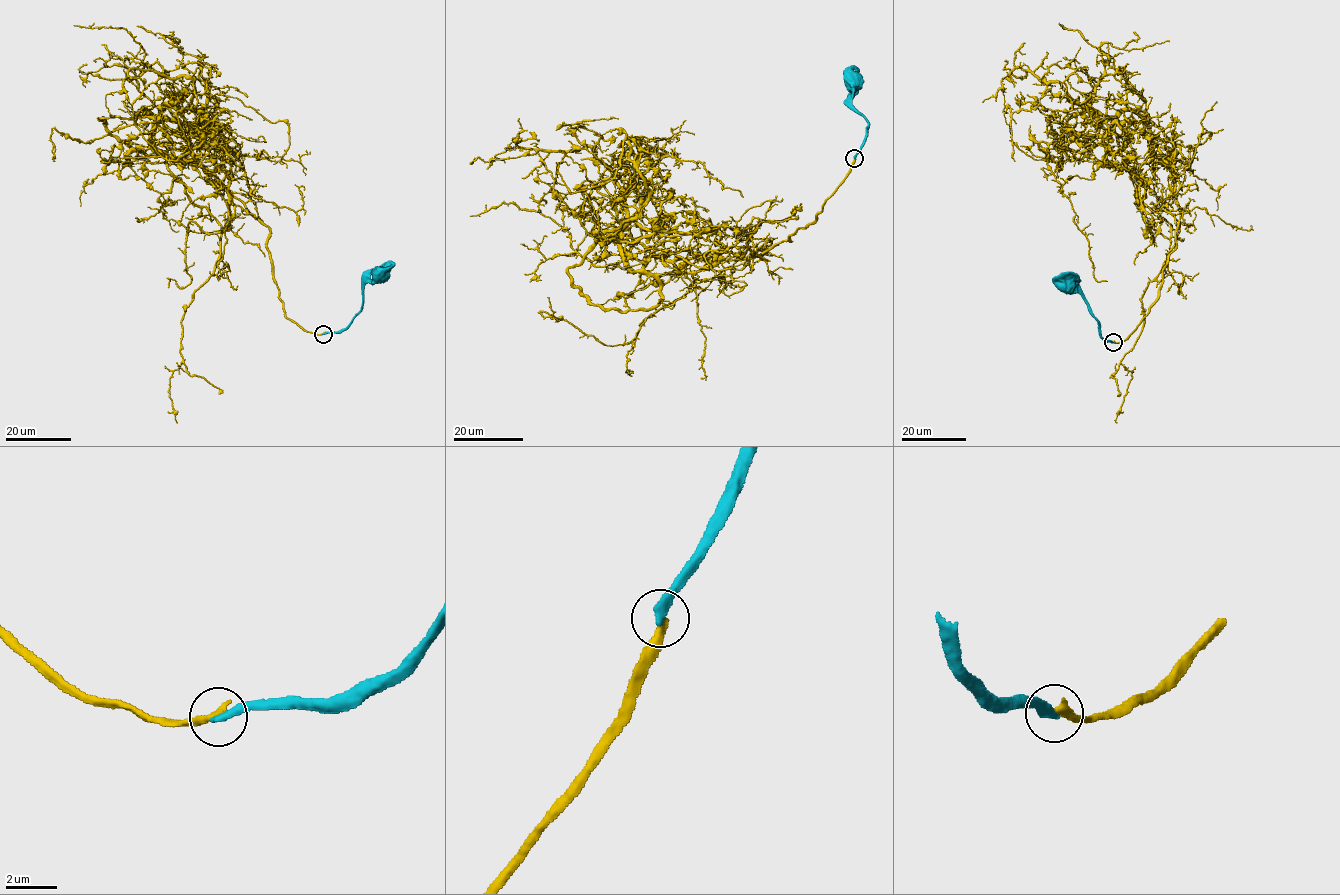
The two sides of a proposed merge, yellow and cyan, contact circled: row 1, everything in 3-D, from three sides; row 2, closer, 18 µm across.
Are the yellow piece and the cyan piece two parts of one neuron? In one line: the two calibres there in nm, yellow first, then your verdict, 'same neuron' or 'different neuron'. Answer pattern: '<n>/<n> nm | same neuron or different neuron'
320/400 nm | different neuron

